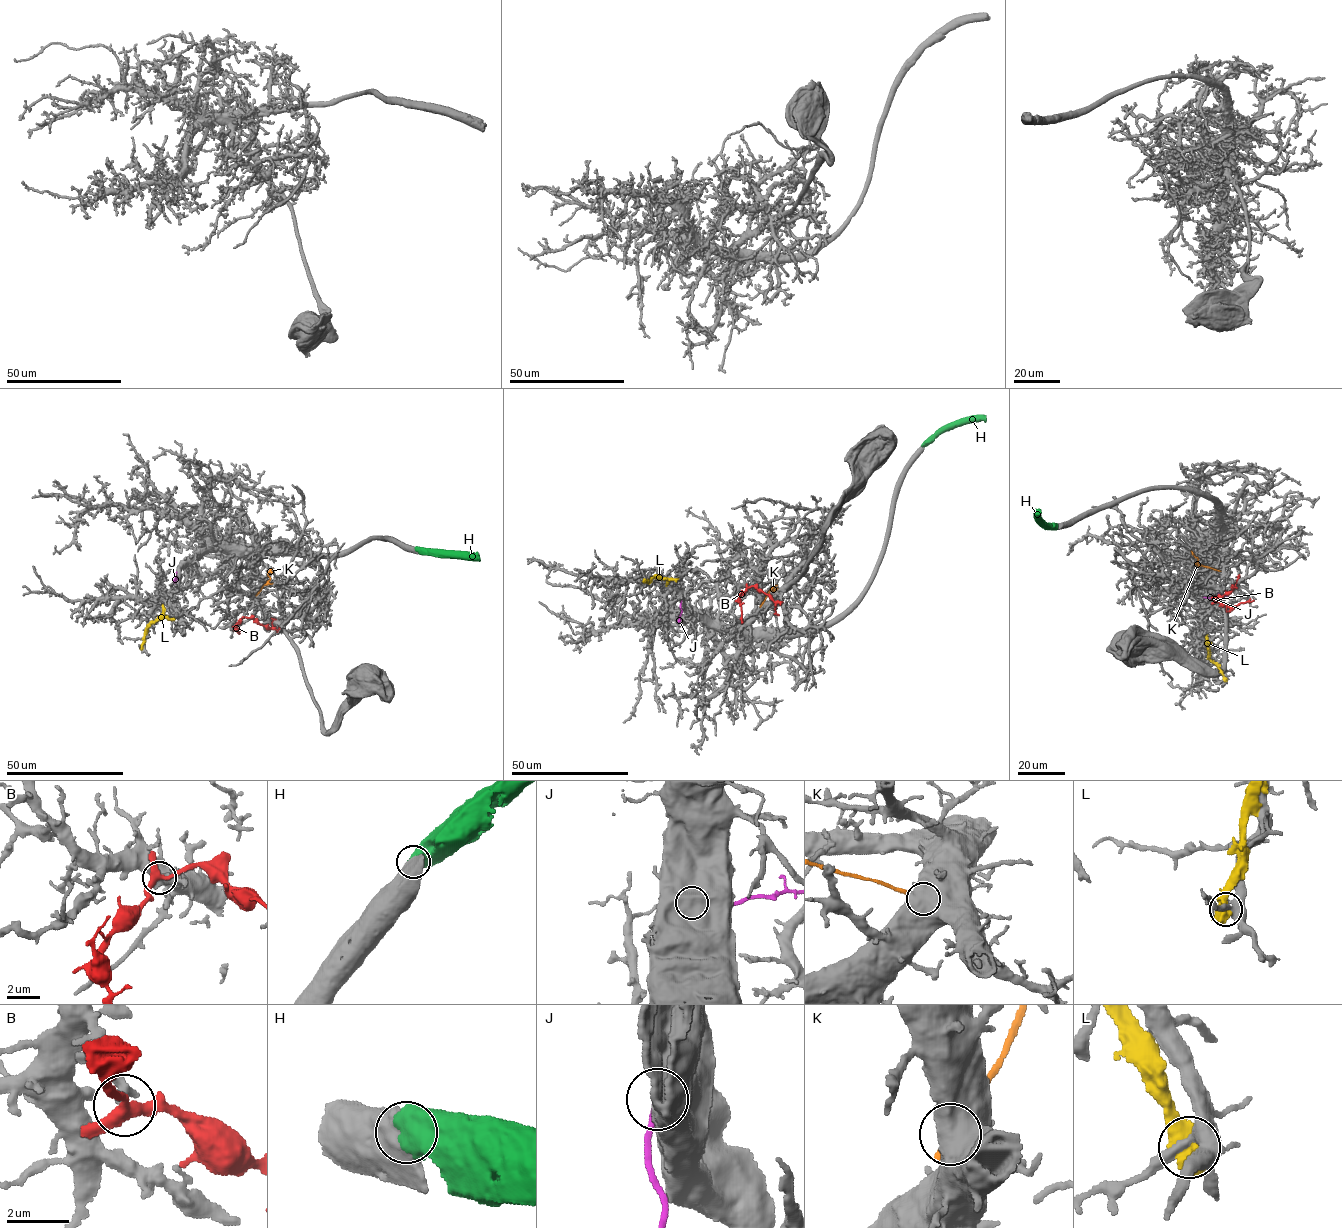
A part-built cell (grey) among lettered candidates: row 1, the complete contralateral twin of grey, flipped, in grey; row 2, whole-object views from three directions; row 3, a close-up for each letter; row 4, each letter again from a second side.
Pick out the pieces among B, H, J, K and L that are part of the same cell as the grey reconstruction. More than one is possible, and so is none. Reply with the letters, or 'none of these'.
H

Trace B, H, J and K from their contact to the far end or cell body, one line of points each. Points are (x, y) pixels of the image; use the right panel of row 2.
B: (1214, 601), (1214, 598), (1231, 591), (1238, 576)
H: (1057, 526), (1046, 524), (1037, 513), (1040, 509)
J: (1205, 597), (1226, 595)
K: (1218, 570), (1198, 564), (1193, 554)

